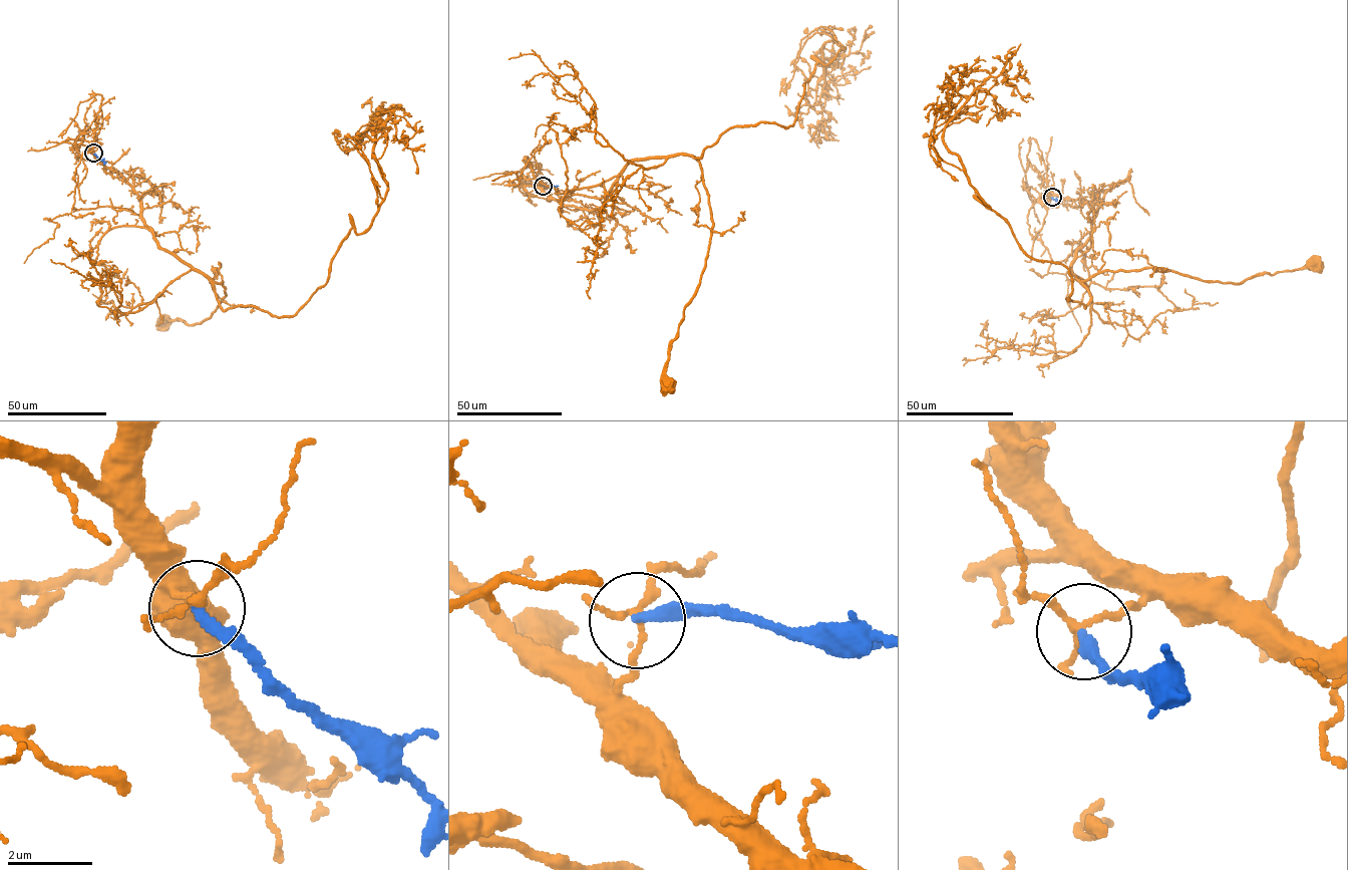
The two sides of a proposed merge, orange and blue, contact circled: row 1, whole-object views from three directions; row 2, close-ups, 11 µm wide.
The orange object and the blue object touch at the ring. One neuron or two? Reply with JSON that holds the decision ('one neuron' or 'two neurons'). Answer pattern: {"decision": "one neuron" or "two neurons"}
{"decision": "two neurons"}

